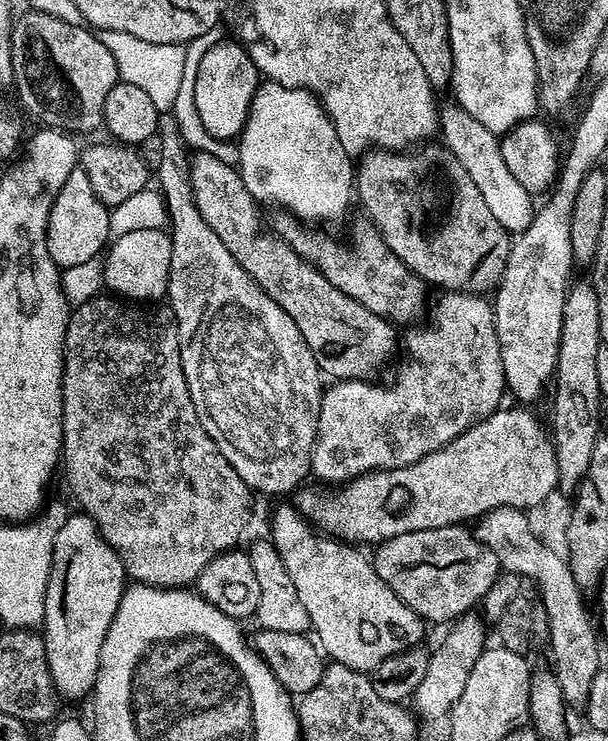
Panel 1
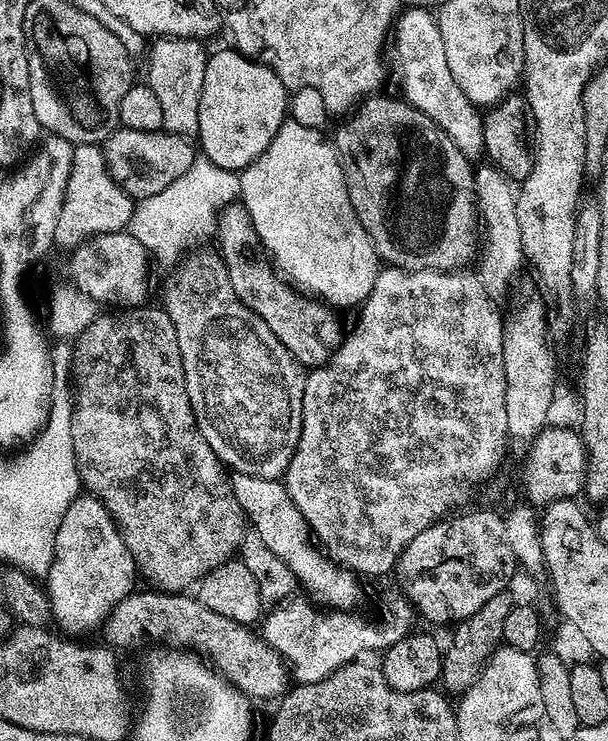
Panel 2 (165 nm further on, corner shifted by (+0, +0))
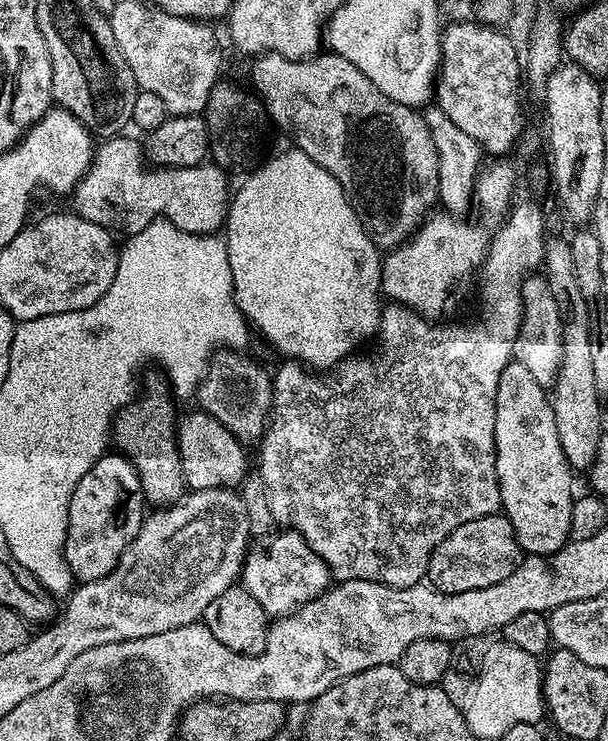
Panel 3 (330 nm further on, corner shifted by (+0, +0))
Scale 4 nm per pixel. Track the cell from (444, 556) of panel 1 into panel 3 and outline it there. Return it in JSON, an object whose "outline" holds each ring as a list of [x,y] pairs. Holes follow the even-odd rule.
{"outline":[[[503,514],[483,516],[458,526],[458,530],[439,544],[428,559],[427,579],[439,592],[462,594],[466,590],[482,590],[494,586],[494,582],[502,582],[502,578],[510,578],[521,559],[522,549],[508,517]]]}

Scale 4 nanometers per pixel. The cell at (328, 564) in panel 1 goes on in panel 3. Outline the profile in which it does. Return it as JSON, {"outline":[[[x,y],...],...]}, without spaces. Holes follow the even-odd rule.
{"outline":[[[195,410],[188,417],[179,421],[176,429],[176,445],[180,455],[180,465],[184,475],[185,485],[192,490],[207,488],[235,489],[243,485],[245,476],[249,475],[248,456],[244,453],[245,445],[230,434],[218,418],[203,410]]]}

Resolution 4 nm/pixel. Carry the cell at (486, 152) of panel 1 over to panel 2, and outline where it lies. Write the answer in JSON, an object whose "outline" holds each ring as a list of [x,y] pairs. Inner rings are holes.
{"outline":[[[407,7],[397,17],[386,50],[386,62],[391,76],[393,74],[402,90],[403,99],[426,114],[426,118],[430,118],[433,124],[440,127],[454,141],[458,150],[474,158],[484,152],[483,117],[477,105],[473,104],[470,98],[466,98],[466,94],[462,94],[462,86],[454,82],[454,74],[450,74],[450,66],[446,66],[446,46],[442,42],[440,21],[429,9]]]}

